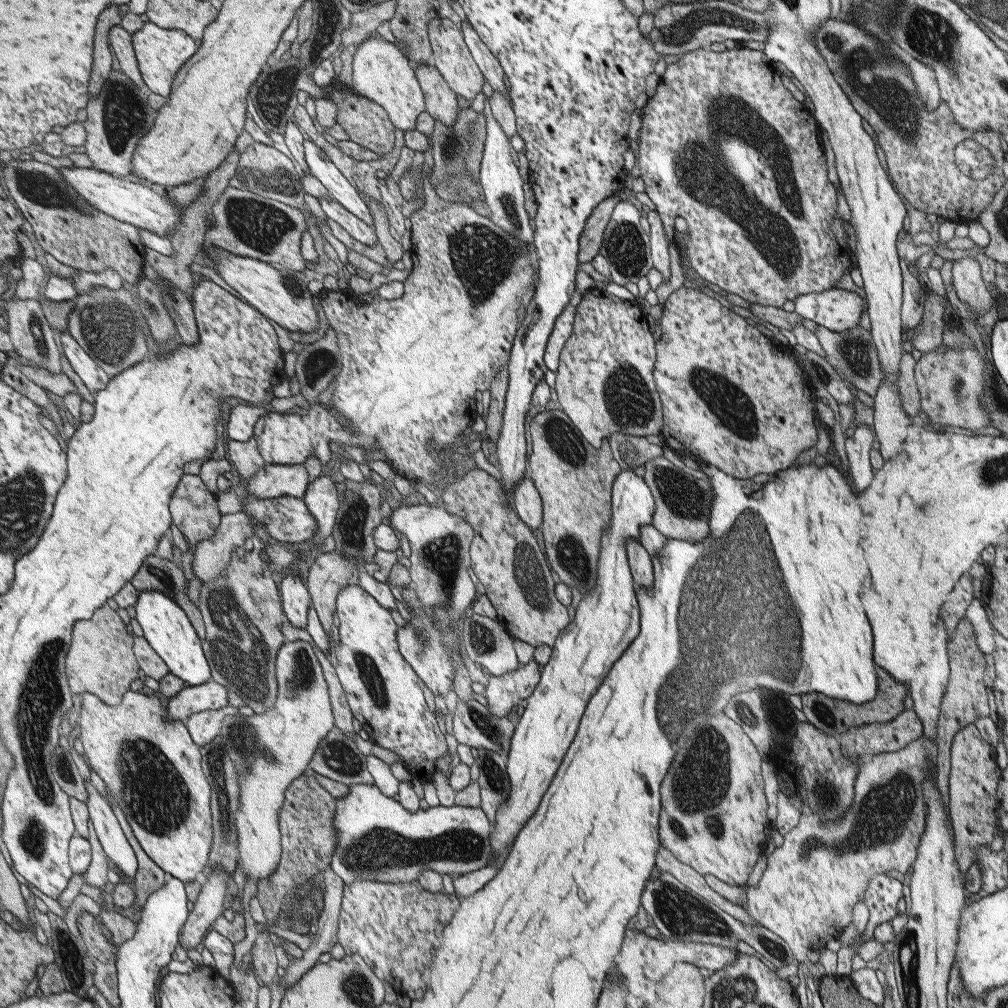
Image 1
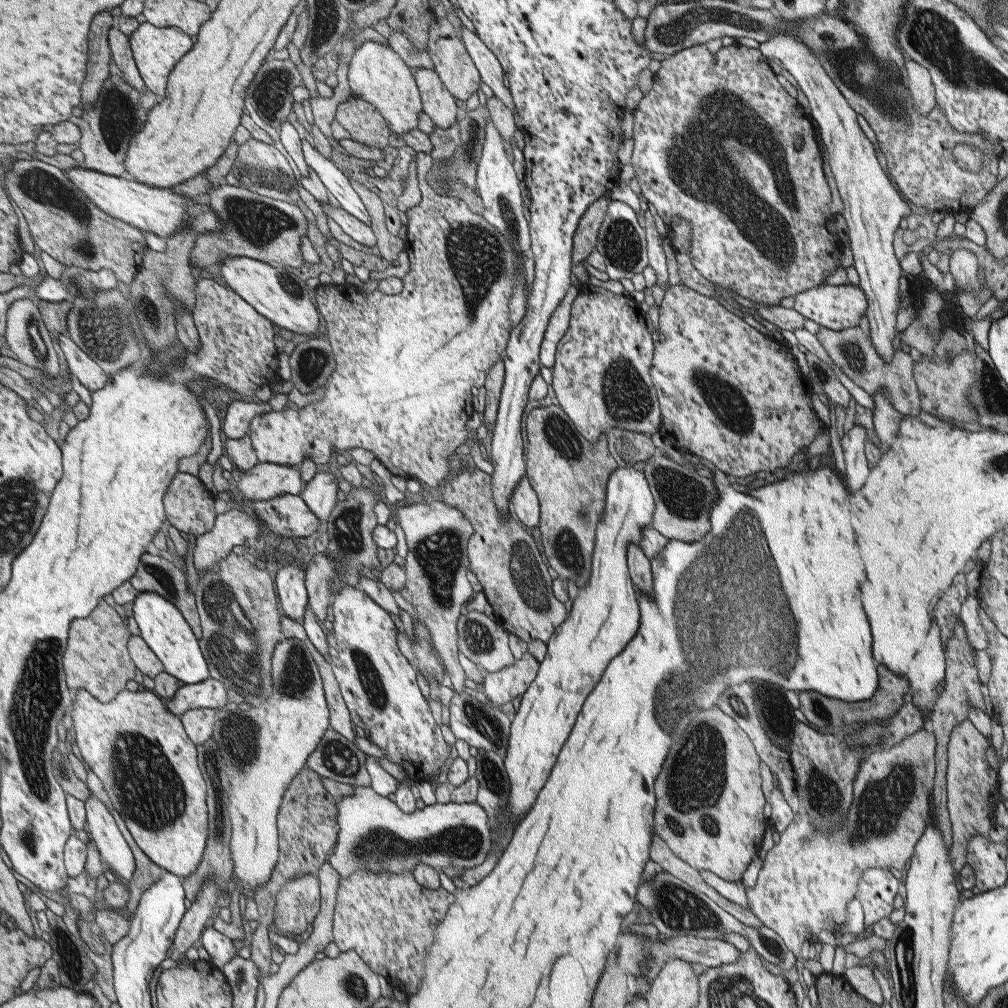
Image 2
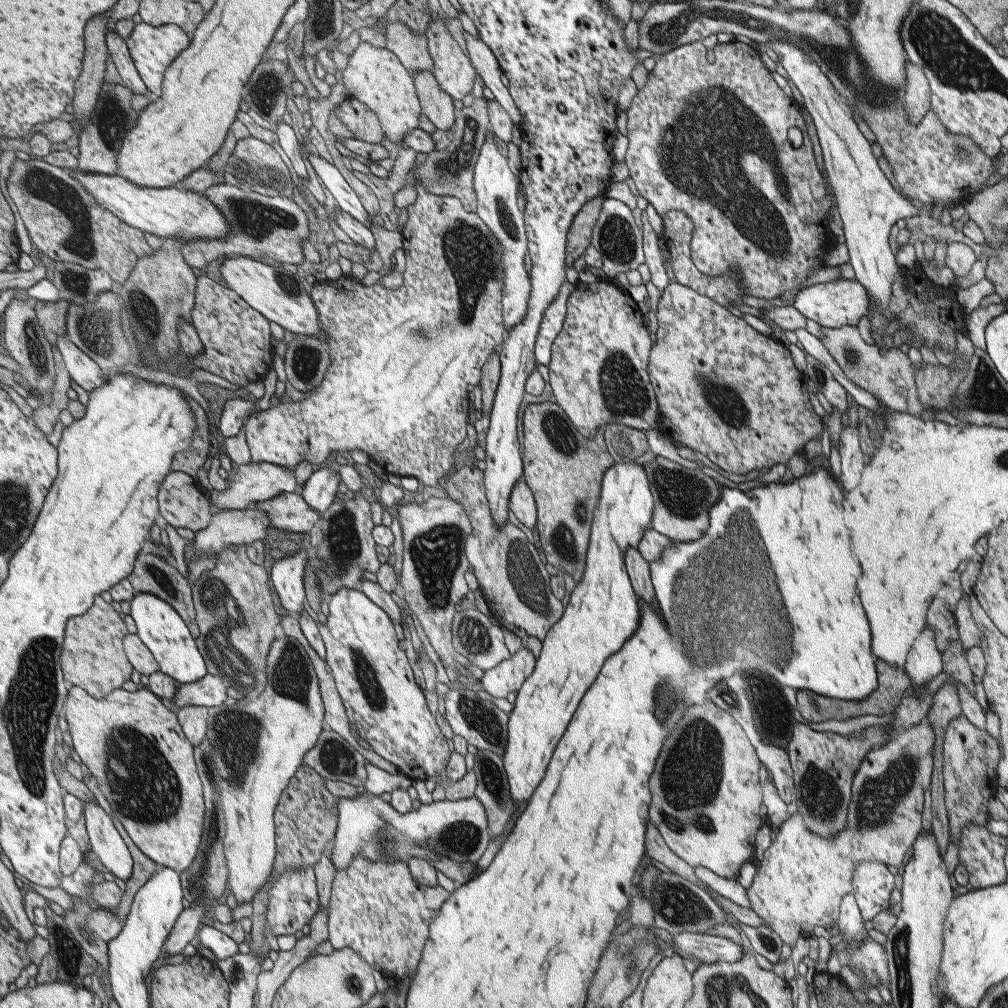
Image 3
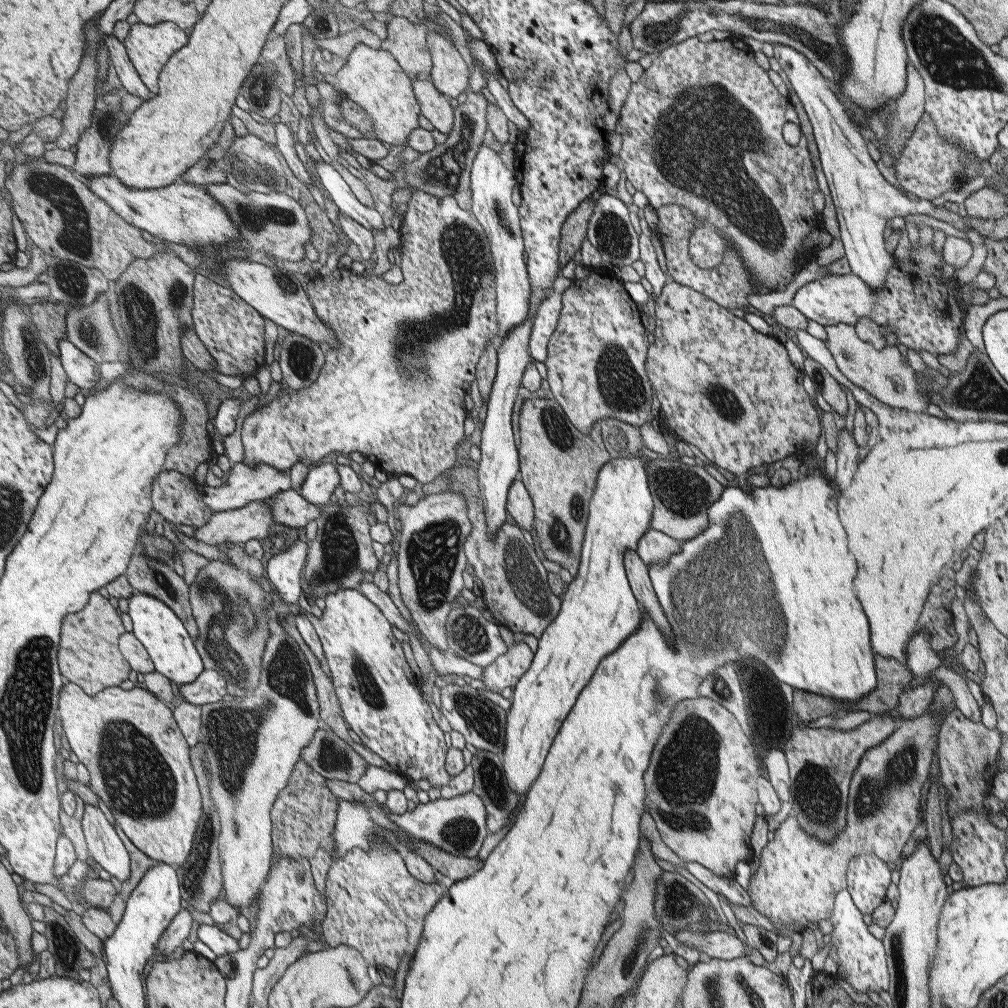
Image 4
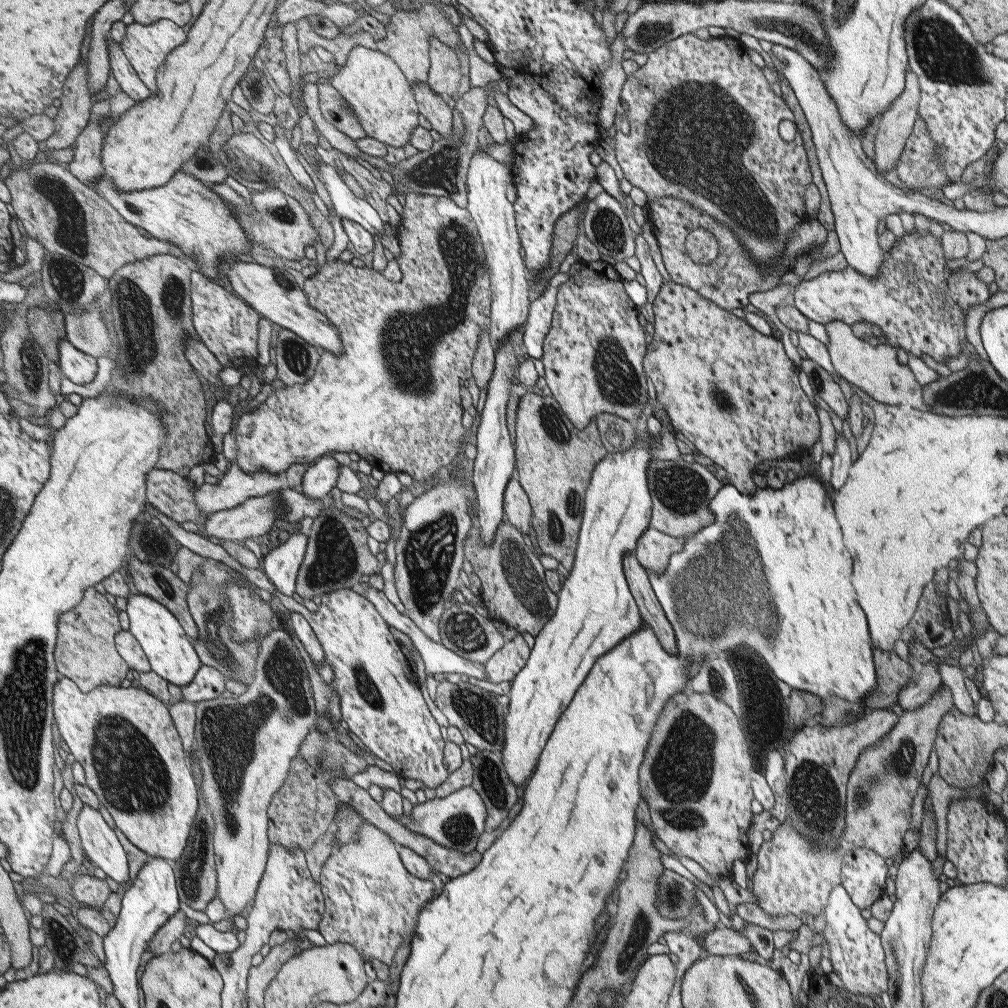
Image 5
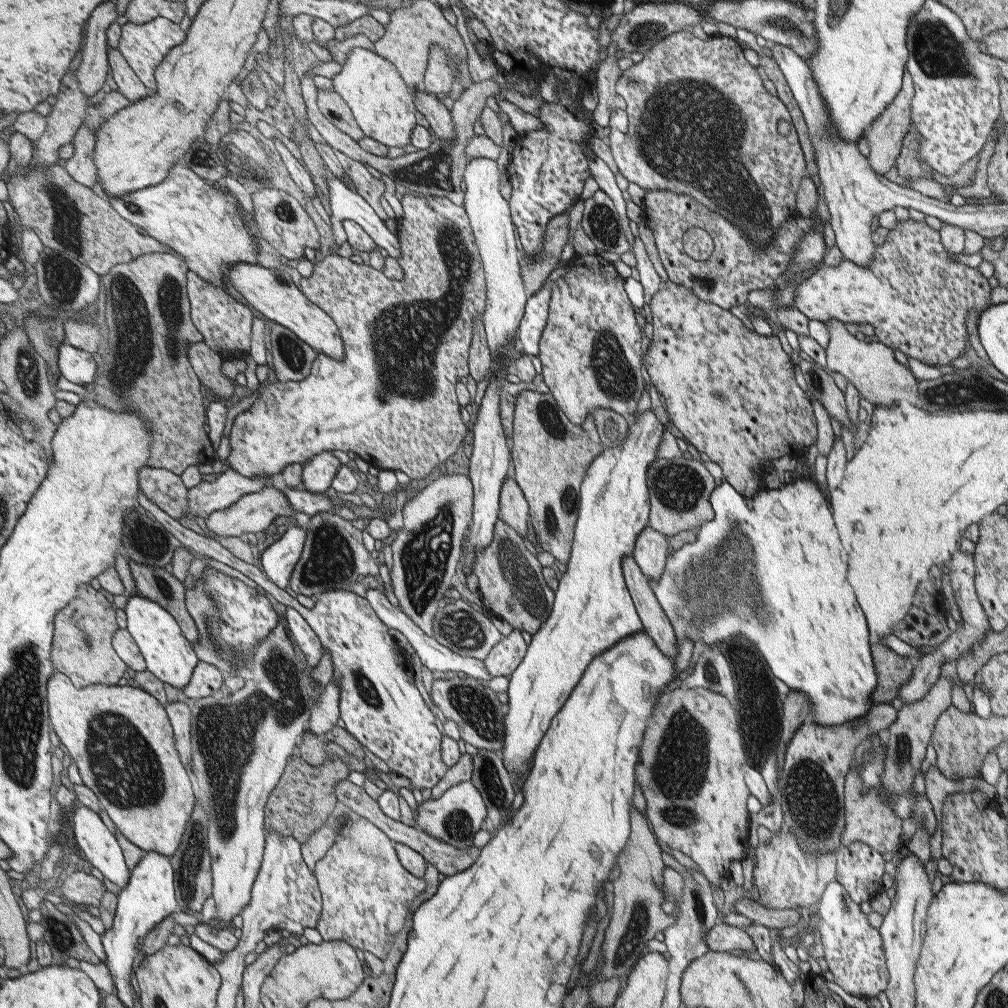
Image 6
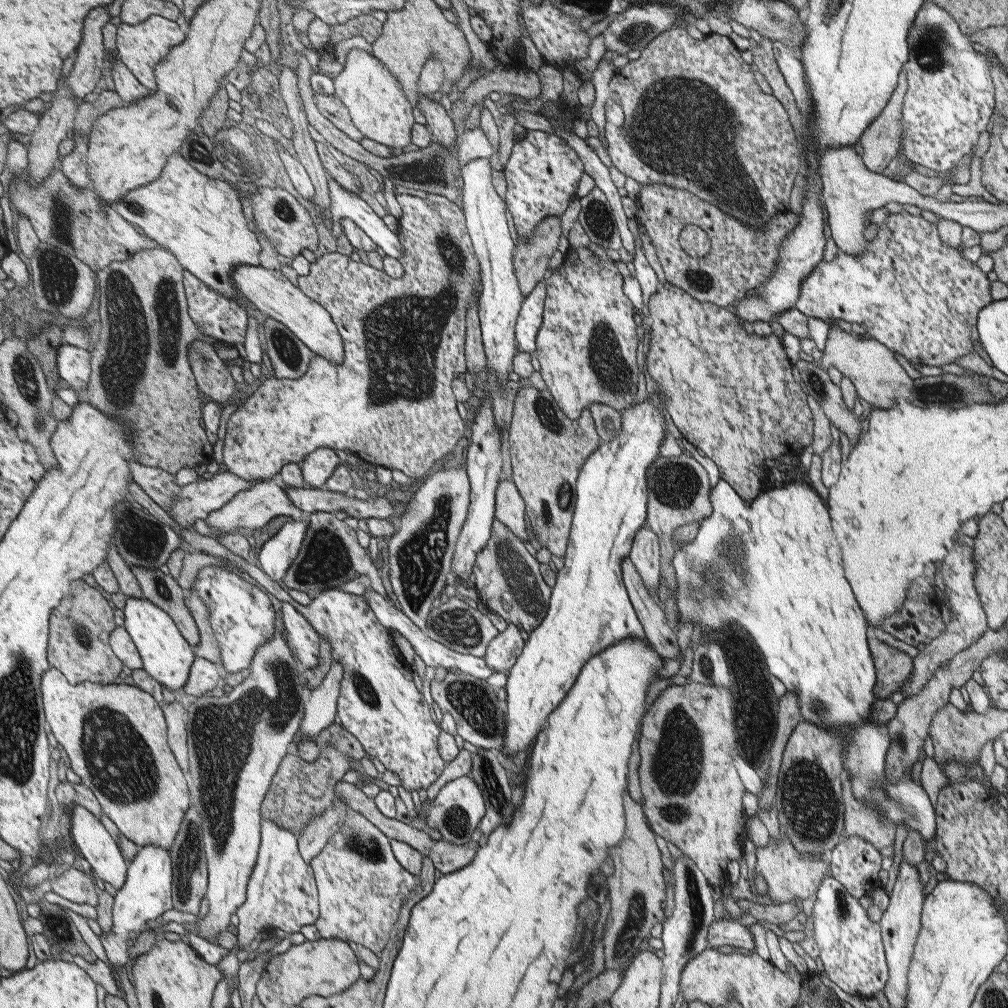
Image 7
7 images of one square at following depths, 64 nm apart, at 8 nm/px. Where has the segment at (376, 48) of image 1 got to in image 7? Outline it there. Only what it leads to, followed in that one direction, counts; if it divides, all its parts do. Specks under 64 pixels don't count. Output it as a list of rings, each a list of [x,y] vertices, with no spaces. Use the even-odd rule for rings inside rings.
[[[355,49],[334,82],[337,96],[350,108],[354,126],[364,137],[390,148],[404,148],[410,144],[410,130],[414,126],[412,106],[398,80],[373,55],[367,54],[367,50]]]

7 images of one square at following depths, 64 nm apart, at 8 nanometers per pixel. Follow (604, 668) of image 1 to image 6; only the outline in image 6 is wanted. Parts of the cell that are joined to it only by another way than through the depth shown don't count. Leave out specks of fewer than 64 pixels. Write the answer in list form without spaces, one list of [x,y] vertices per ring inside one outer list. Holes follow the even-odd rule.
[[[646,410],[638,416],[628,418],[630,429],[626,439],[616,447],[605,447],[600,455],[594,457],[586,469],[586,478],[582,479],[579,491],[578,521],[574,528],[573,553],[567,561],[568,568],[561,574],[554,595],[554,608],[548,619],[542,623],[539,632],[532,635],[526,656],[520,661],[514,674],[509,677],[508,712],[505,716],[505,739],[500,751],[503,763],[513,778],[531,767],[534,753],[548,731],[552,717],[570,697],[582,673],[594,657],[608,651],[616,643],[632,635],[642,634],[642,624],[636,614],[636,605],[626,590],[622,576],[622,560],[624,556],[633,554],[635,542],[640,532],[648,525],[650,515],[650,497],[648,468],[658,456],[658,446],[662,442],[664,424],[656,418],[656,414]]]

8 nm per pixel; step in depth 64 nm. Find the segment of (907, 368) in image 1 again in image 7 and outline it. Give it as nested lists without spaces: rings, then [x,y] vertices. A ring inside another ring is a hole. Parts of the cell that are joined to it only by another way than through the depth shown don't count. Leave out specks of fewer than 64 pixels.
[[[832,324],[829,328],[826,347],[822,353],[822,360],[819,361],[819,367],[825,371],[830,366],[834,366],[843,376],[848,377],[853,382],[858,397],[863,398],[876,409],[888,410],[899,398],[910,400],[914,389],[914,380],[898,363],[890,348],[877,340],[862,339],[855,334],[844,332],[836,324]]]

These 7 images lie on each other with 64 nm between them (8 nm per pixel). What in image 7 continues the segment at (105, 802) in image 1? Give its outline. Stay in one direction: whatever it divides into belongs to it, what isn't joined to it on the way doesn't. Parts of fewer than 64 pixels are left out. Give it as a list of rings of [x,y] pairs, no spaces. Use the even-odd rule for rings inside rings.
[[[77,805],[72,808],[73,826],[70,834],[79,847],[83,856],[89,860],[93,870],[106,882],[112,884],[116,889],[123,889],[126,886],[129,875],[129,862],[118,845],[118,841],[112,838],[108,828],[102,824],[100,818],[88,810],[85,806]]]

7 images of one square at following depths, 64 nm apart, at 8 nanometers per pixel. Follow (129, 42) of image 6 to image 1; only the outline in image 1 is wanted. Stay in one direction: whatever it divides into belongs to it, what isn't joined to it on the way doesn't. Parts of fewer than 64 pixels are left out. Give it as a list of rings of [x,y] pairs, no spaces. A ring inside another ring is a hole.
[[[151,21],[134,35],[133,40],[148,91],[163,97],[171,97],[178,73],[199,52],[201,42],[194,39],[188,32],[161,28]]]

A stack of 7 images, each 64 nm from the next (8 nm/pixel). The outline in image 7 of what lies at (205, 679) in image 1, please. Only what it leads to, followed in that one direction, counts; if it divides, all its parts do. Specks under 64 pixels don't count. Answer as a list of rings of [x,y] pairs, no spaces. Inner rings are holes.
[[[129,597],[126,606],[126,626],[139,647],[146,664],[145,669],[169,690],[180,690],[190,682],[197,652],[181,632],[180,625],[166,609],[146,598]]]

